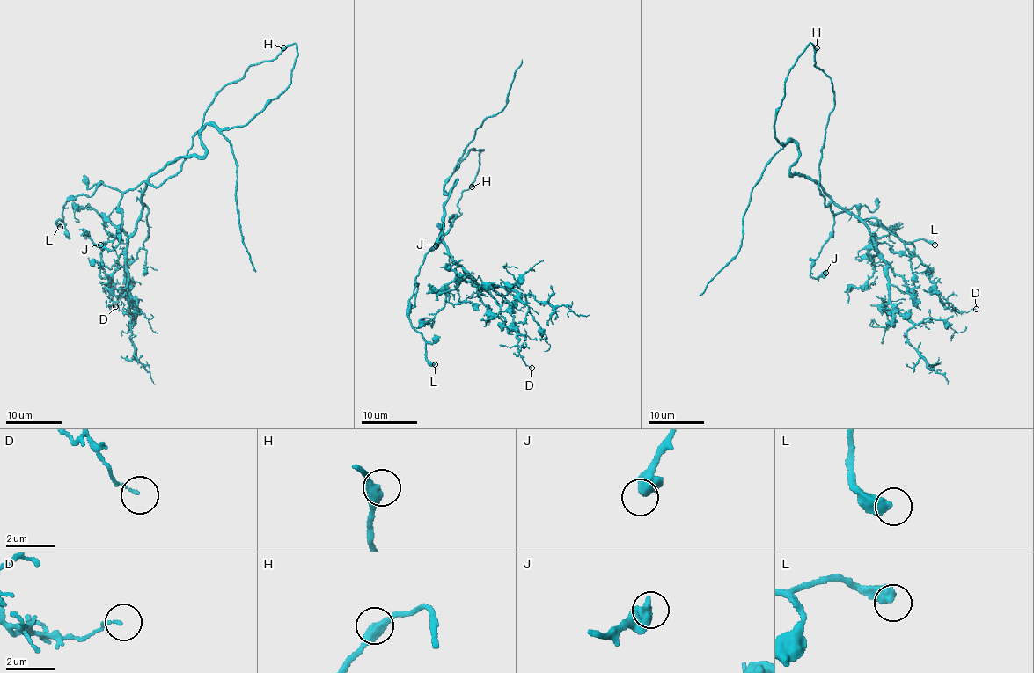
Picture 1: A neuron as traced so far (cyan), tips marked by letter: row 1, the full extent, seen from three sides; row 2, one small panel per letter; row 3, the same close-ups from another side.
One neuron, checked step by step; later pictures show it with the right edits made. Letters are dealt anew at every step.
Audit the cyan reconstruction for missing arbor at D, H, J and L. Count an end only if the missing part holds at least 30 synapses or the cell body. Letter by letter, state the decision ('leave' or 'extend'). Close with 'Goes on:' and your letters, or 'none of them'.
D: leave
H: leave
J: leave
L: leave
Goes on: none of them

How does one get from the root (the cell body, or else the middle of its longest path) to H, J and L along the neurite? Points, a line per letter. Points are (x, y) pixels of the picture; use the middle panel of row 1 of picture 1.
H: (443, 216), (442, 238), (456, 215), (449, 217), (450, 225), (460, 213), (459, 198), (472, 186)
J: (443, 216), (441, 235), (430, 250), (439, 243), (443, 223), (443, 233), (436, 245)
L: (443, 216), (441, 235), (425, 254), (410, 301), (411, 325), (423, 336), (425, 357), (435, 364)

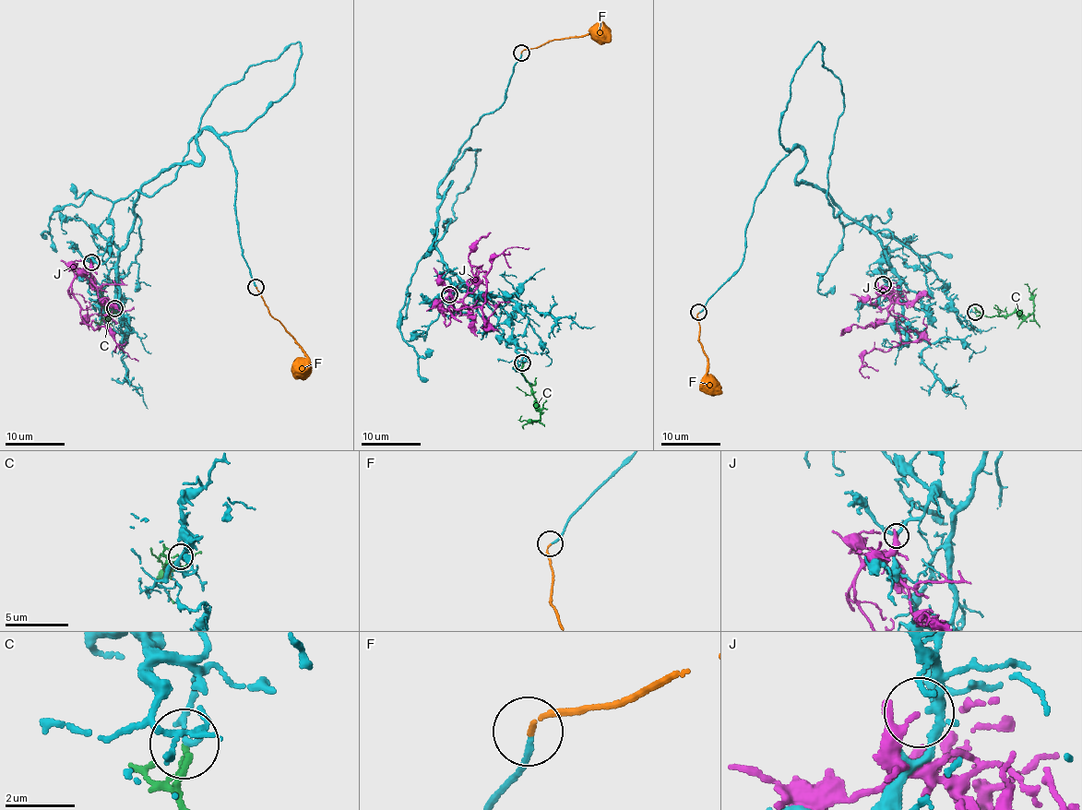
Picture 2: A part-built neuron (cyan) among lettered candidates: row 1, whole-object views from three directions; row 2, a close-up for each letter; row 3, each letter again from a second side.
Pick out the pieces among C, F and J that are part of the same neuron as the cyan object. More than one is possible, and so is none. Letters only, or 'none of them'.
F

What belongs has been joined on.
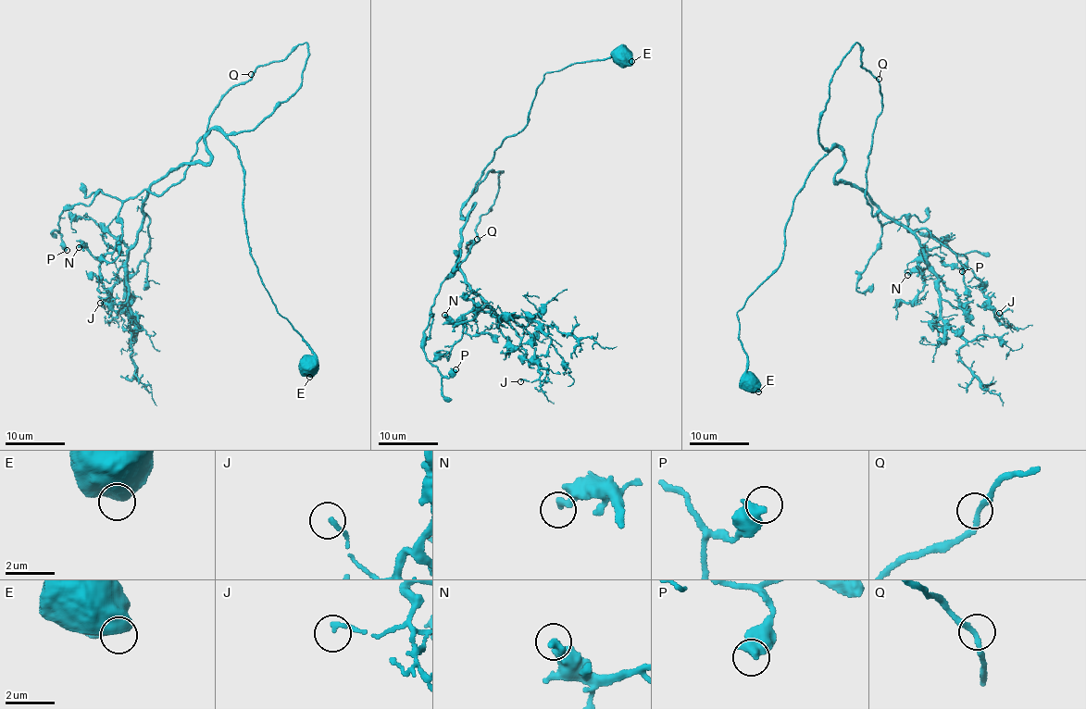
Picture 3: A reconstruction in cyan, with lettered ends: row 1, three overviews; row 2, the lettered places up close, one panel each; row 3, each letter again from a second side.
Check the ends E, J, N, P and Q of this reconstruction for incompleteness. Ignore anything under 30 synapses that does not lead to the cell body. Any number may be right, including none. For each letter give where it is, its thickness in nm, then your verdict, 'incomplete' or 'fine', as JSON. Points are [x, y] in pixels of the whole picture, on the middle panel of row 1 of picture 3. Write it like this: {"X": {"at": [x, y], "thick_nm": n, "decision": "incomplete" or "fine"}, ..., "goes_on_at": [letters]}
{"E": {"at": [631, 61], "thick_nm": 750, "decision": "fine"}, "J": {"at": [520, 381], "thick_nm": 170, "decision": "fine"}, "N": {"at": [444, 315], "thick_nm": 240, "decision": "fine"}, "P": {"at": [455, 369], "thick_nm": 600, "decision": "fine"}, "Q": {"at": [477, 239], "thick_nm": 200, "decision": "fine"}, "goes_on_at": []}

